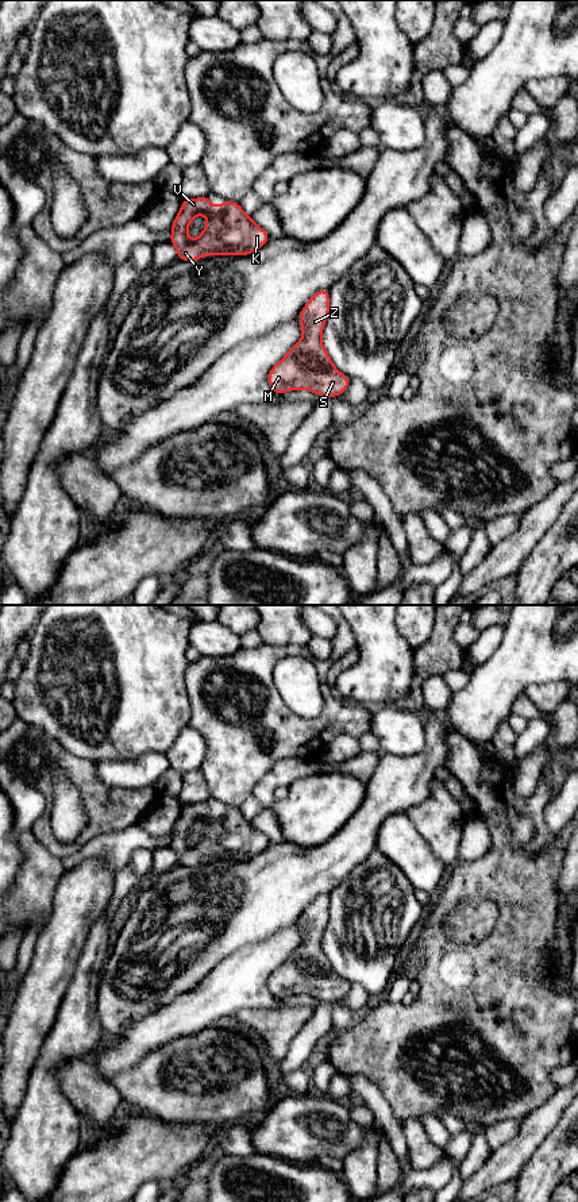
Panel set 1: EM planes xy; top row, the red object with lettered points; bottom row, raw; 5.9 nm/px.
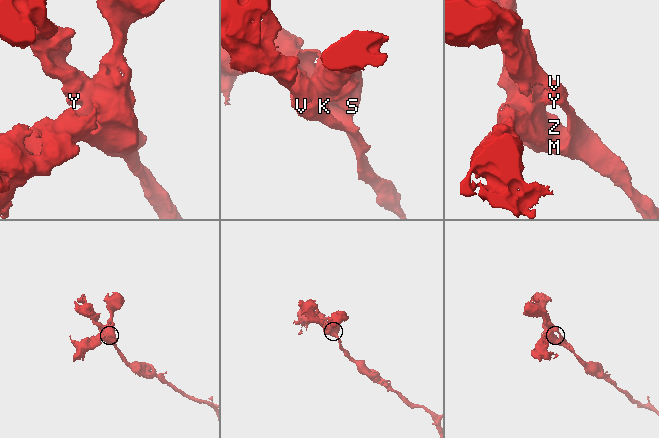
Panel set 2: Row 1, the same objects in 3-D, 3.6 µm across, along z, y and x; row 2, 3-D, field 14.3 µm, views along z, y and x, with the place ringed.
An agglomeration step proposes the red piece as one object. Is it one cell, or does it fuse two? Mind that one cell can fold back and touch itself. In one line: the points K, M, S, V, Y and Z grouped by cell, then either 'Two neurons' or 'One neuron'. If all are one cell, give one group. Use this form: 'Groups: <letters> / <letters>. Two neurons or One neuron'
Groups: K M S V Y Z. One neuron

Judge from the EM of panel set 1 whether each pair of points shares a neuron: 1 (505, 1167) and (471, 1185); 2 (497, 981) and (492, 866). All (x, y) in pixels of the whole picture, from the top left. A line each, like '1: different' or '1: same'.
1: same
2: same

